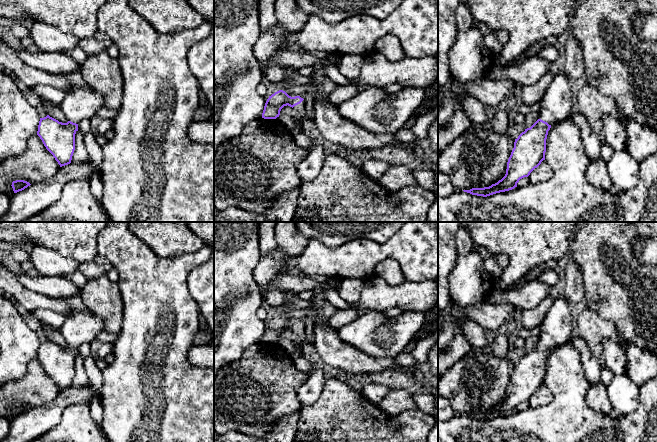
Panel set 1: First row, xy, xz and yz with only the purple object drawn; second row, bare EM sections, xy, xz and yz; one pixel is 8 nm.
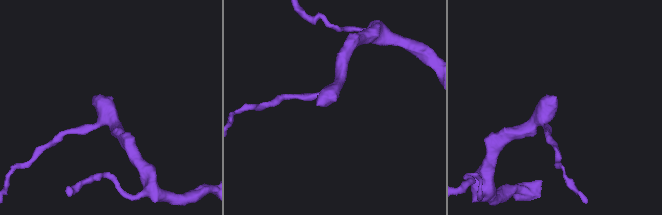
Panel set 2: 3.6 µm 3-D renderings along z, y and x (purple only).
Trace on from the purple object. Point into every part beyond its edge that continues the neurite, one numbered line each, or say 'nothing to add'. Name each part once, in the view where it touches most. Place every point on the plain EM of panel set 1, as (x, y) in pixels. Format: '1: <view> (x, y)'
1: yz (556, 329)

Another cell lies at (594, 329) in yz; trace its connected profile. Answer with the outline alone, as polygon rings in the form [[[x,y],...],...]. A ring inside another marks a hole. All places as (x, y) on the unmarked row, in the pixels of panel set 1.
[[[586,307],[577,319],[579,334],[592,355],[598,360],[601,368],[605,367],[604,340],[612,340],[625,349],[613,322],[601,317],[596,311]]]

